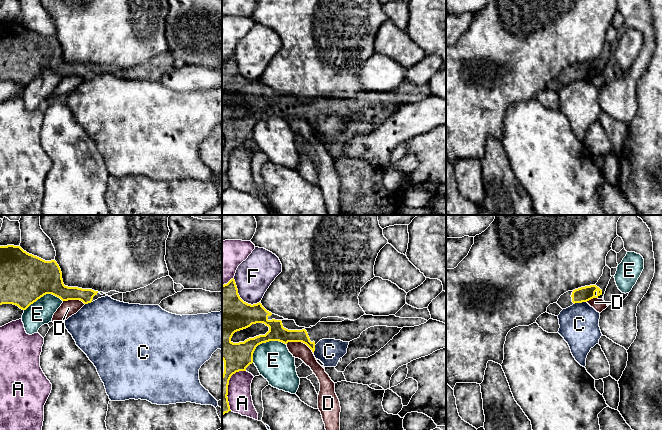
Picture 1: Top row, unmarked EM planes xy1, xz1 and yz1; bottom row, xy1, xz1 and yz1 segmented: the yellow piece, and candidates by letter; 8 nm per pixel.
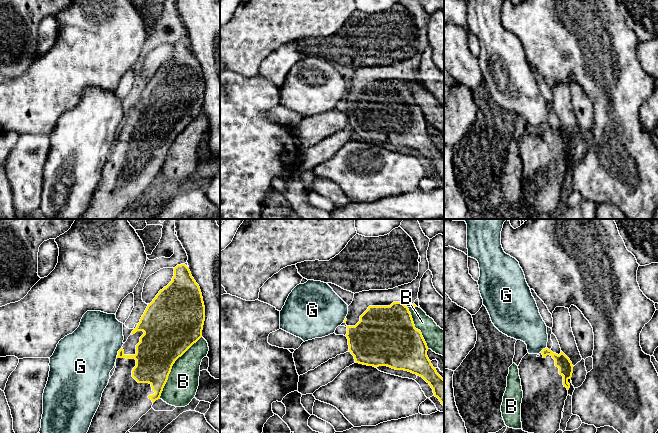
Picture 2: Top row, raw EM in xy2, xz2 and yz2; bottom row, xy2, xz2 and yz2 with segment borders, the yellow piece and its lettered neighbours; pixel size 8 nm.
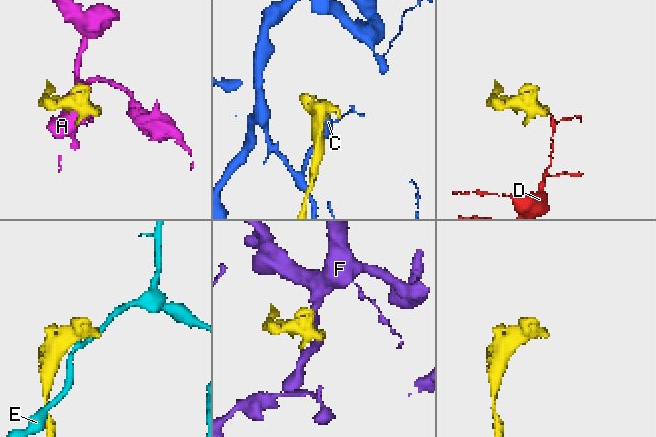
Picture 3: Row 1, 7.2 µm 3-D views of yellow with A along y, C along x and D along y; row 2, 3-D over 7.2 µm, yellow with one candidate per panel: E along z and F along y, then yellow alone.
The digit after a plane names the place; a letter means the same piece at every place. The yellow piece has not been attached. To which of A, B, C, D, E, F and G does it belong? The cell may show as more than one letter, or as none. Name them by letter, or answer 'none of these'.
none of these

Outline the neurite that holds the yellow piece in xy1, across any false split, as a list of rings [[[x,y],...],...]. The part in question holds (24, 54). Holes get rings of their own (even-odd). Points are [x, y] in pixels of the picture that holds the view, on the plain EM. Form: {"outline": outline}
{"outline": [[[0,22],[0,81],[13,80],[26,86],[46,70],[62,77],[91,79],[98,67],[65,62],[55,36],[45,37],[20,22]]]}

